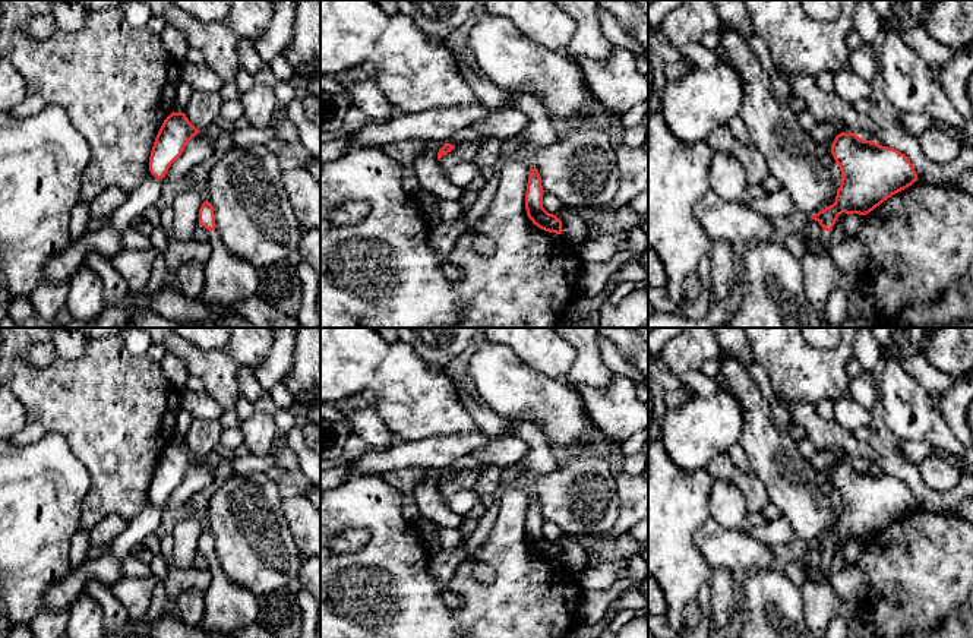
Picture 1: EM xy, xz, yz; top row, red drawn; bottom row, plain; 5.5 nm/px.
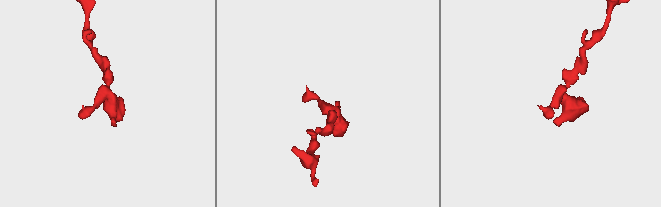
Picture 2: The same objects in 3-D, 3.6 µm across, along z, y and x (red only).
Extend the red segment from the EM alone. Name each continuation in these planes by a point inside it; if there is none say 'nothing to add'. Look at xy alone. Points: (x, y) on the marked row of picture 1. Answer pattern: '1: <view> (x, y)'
1: xy (227, 278)

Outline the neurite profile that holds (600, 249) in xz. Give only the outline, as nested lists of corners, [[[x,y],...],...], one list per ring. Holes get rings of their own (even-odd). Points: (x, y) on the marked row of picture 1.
[[[626,231],[600,234],[588,239],[581,249],[582,262],[607,263],[617,252],[617,244],[628,239]]]

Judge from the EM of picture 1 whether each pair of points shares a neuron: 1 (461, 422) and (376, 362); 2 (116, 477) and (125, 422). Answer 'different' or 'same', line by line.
1: same
2: same

